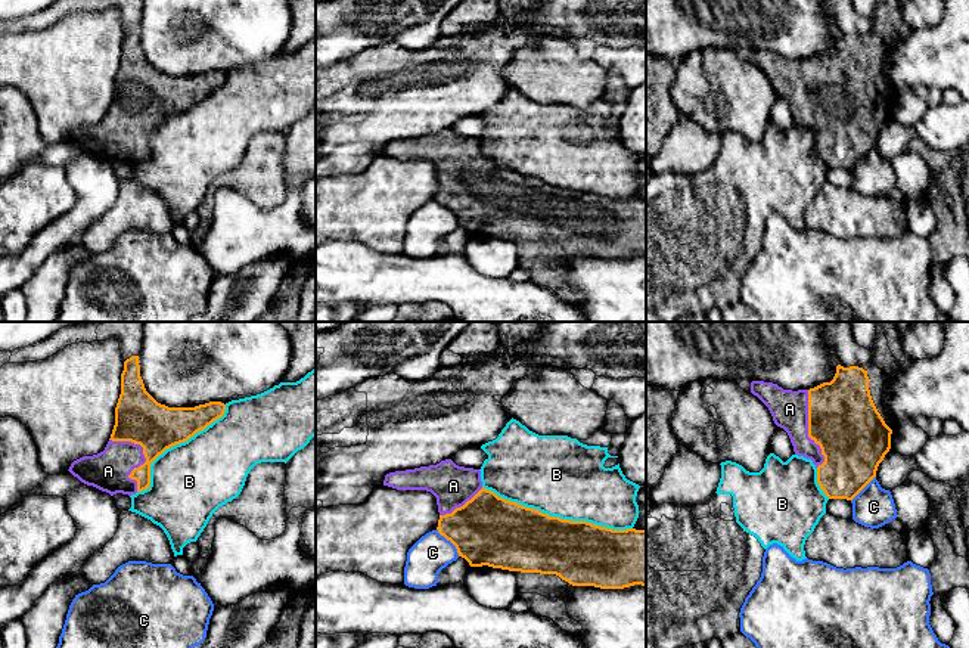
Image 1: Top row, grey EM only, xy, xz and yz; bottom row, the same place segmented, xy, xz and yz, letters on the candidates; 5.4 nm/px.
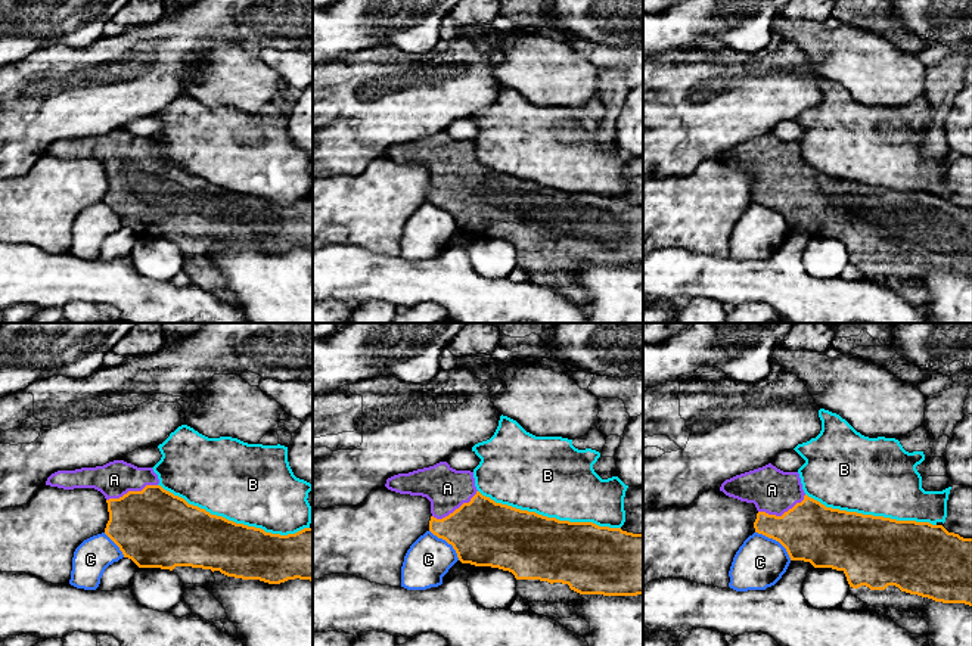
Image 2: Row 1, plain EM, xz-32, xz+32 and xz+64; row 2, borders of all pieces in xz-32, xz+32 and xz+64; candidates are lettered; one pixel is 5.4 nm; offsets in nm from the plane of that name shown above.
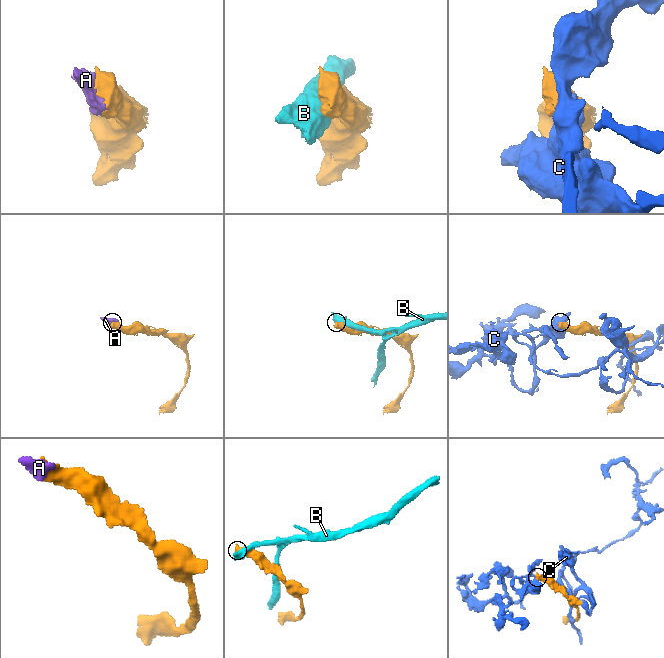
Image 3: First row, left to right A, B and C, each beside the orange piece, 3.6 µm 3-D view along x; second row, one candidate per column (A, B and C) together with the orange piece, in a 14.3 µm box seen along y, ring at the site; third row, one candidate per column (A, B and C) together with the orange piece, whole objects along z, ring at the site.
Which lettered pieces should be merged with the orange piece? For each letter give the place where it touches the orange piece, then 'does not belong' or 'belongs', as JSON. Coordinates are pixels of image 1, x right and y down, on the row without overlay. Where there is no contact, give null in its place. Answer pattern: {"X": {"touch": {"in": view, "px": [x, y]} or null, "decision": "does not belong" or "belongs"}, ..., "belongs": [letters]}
{"A": {"touch": {"in": "xy", "px": [143, 123]}, "decision": "belongs"}, "B": {"touch": {"in": "xz", "px": [558, 186]}, "decision": "does not belong"}, "C": {"touch": {"in": "xz", "px": [450, 210]}, "decision": "does not belong"}, "belongs": ["A"]}

